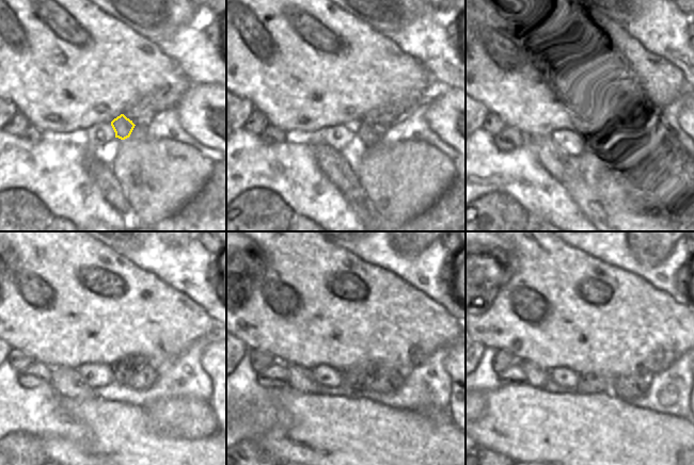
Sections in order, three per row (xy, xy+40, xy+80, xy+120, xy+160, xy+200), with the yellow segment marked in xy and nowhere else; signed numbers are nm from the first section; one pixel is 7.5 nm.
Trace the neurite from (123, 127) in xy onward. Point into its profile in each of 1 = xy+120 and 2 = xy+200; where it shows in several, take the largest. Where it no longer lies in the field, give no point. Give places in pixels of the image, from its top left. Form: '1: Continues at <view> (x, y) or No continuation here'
1: Continues at xy+120 (144, 378)
2: Continues at xy+200 (632, 387)

